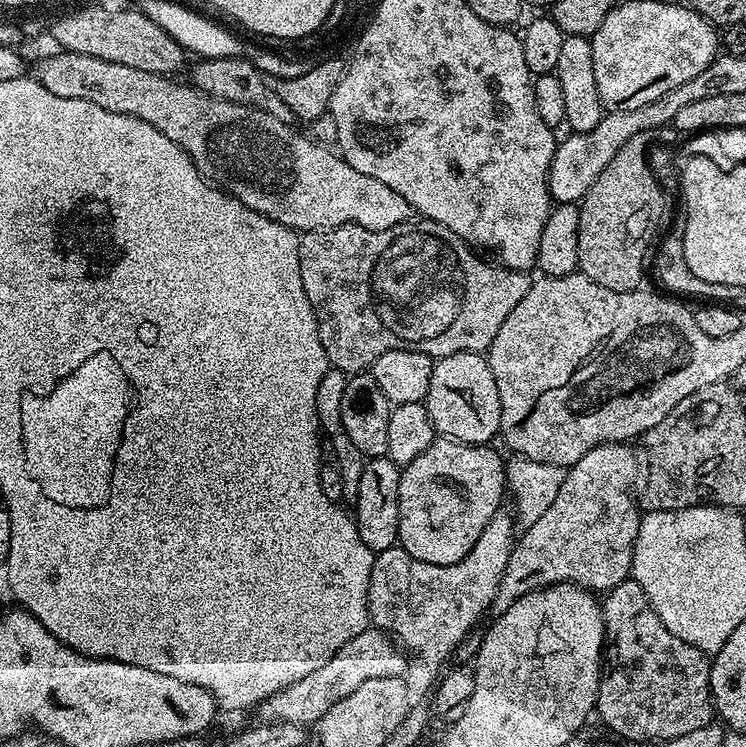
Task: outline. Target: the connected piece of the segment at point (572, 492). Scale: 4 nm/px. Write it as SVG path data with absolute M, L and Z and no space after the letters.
M627 443L600 444L594 450L582 454L578 462L564 473L564 481L558 496L550 503L550 508L534 523L523 529L524 537L512 545L512 553L506 562L506 570L496 591L495 603L500 606L513 604L533 588L542 588L557 582L583 584L596 594L607 593L618 582L629 579L632 570L632 547L638 534L642 515L636 509L632 497L632 483L636 480L636 456Z

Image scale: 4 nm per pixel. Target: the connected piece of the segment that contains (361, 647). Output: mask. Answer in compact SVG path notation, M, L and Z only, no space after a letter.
M375 627L365 628L358 638L350 638L326 666L314 670L314 674L306 674L294 686L286 686L278 694L266 698L258 705L259 719L266 724L303 724L305 726L319 725L320 720L342 698L354 694L362 682L370 678L386 678L397 675L398 670L404 664L402 657L396 653L397 645L389 633Z

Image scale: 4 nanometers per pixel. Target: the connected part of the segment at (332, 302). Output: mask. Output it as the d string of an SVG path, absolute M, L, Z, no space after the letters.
M409 222L386 230L366 230L357 224L343 224L337 228L326 228L322 232L305 232L300 236L298 258L300 259L300 273L302 274L302 290L306 290L306 298L310 298L310 306L316 311L316 321L320 323L322 346L326 350L329 365L337 368L339 372L355 374L371 369L372 363L378 358L382 358L382 354L386 354L386 350L396 350L398 348L413 348L416 352L424 352L433 358L458 354L459 352L487 353L498 334L498 326L502 326L502 322L506 322L506 314L510 314L510 310L514 310L514 306L518 306L518 302L522 302L522 298L526 298L530 283L528 272L505 268L495 262L489 262L487 259L481 258L469 245L452 232L445 231L443 233L443 244L438 237L431 236L430 233L415 228L414 225L415 223Z

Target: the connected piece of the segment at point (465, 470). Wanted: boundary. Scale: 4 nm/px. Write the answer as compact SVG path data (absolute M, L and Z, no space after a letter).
M437 438L414 462L403 465L399 547L434 566L450 566L470 554L482 530L486 530L494 514L501 511L504 496L506 500L506 460L494 449Z

